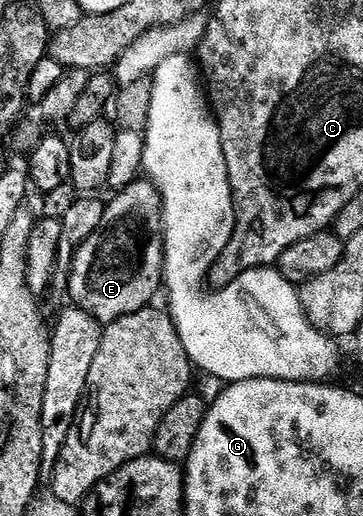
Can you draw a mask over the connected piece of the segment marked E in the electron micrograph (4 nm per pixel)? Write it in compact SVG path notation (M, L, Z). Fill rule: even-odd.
M135 181L115 192L112 200L107 200L102 221L98 229L83 244L76 248L70 260L72 272L68 275L68 295L73 304L90 314L101 325L113 323L124 315L149 306L160 291L164 278L164 228L162 226L162 204L160 193L151 181Z

